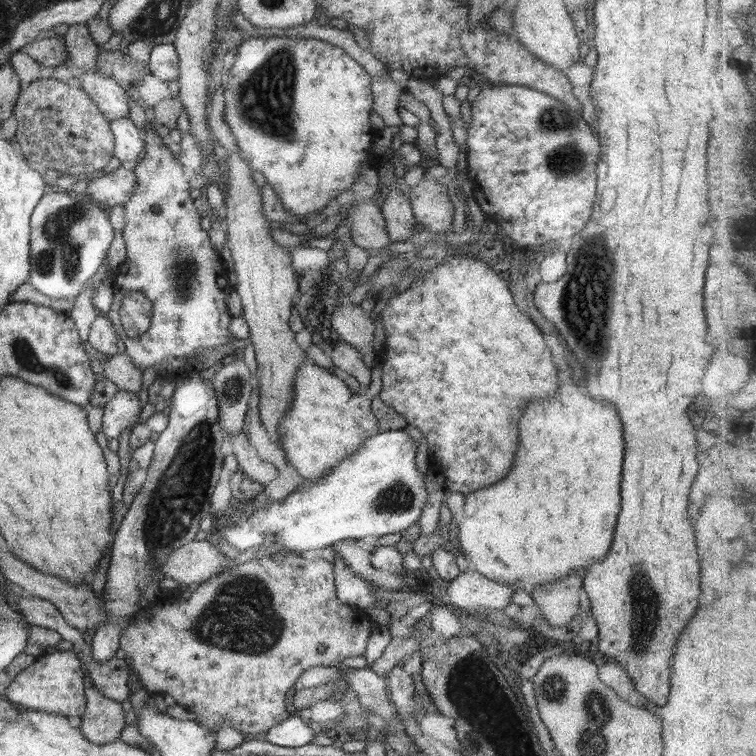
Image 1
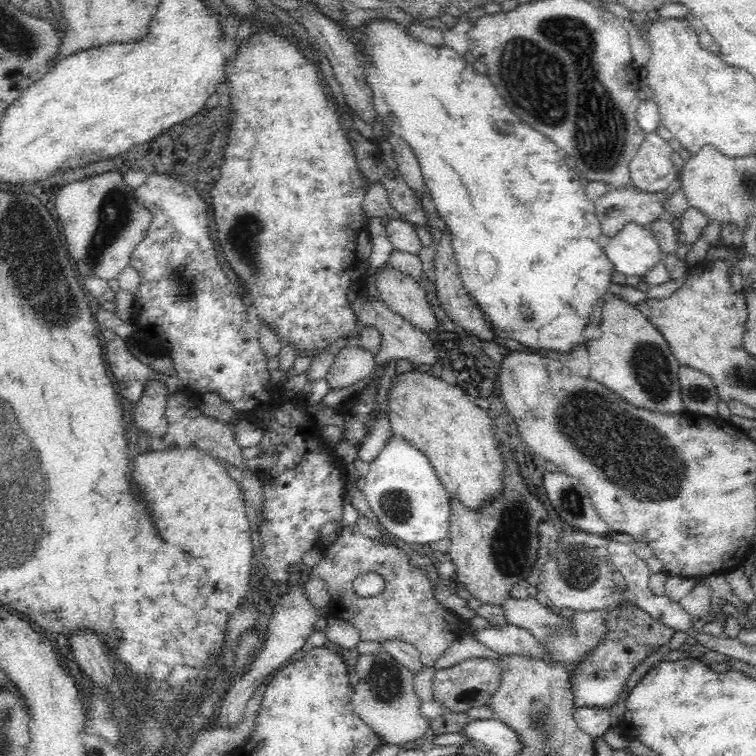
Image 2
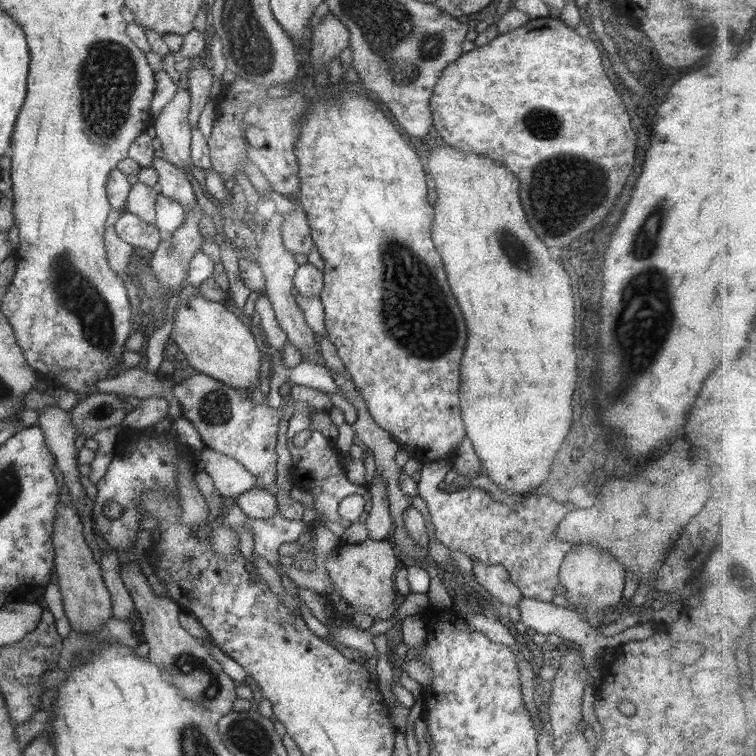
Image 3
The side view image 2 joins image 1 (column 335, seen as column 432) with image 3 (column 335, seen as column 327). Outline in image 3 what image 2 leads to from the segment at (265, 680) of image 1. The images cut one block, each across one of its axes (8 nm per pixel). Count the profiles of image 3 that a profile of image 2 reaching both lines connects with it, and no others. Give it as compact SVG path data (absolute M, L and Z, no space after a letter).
M367 539L363 543L352 545L340 540L340 544L330 552L326 567L335 590L352 607L354 613L364 612L379 621L397 614L399 593L394 582L397 571L403 564L398 551L387 541Z

